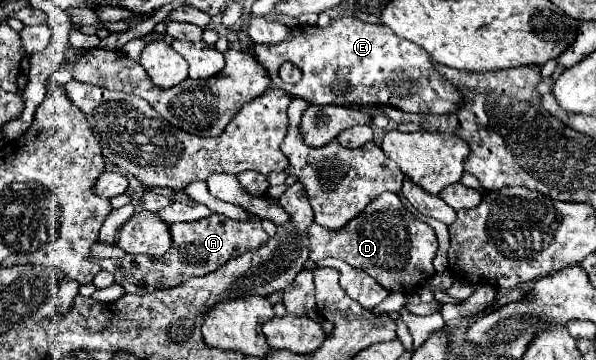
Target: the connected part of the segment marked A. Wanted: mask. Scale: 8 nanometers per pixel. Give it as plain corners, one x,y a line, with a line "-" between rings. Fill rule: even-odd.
213,213
207,219
177,223
171,227
173,245
169,253
163,257
147,257
147,255
125,255
121,259
93,259
103,271
115,275
115,281
125,287
125,293
153,293
153,289
169,289
173,285
185,283
189,277
201,277
205,273
215,271
225,265
231,257
257,249
257,245
265,243
269,235
261,227
261,217
253,215
249,221
229,219
225,215

